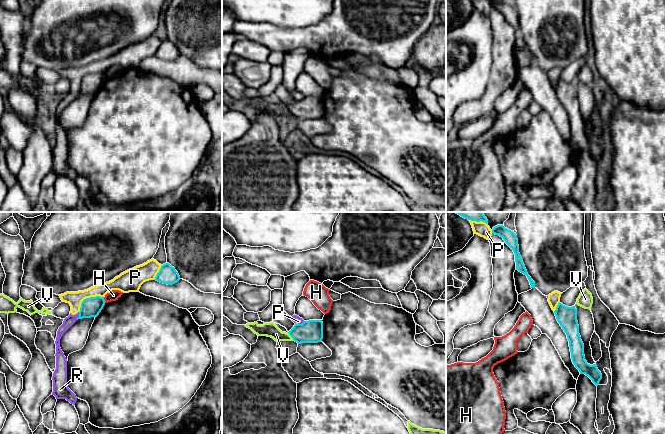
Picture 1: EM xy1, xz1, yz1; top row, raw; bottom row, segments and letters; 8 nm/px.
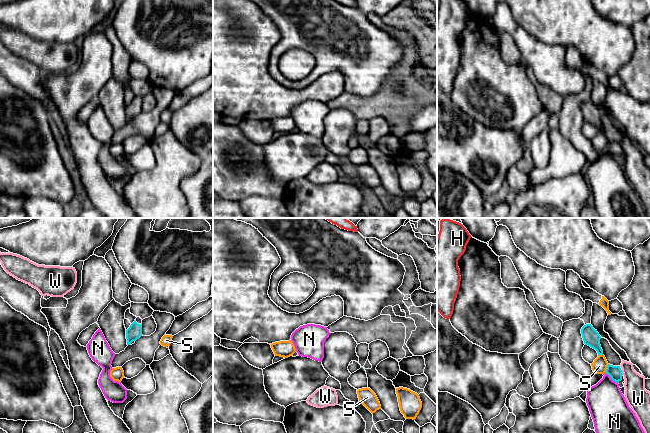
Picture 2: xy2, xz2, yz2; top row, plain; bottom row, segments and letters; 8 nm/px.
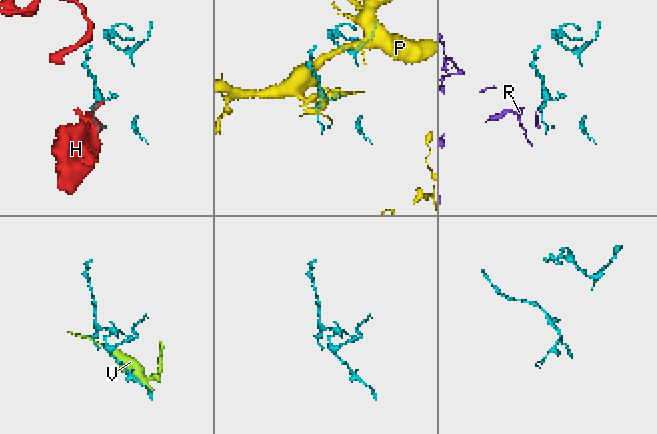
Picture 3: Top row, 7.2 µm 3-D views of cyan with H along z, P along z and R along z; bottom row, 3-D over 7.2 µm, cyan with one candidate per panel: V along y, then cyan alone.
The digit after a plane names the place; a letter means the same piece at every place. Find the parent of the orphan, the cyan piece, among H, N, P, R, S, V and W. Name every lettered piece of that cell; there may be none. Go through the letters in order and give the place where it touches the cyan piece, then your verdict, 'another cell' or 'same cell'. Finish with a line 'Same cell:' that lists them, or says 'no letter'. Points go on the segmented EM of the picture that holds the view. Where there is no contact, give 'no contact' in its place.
H: contact xy1 (104, 300); another cell
N: contact yz2 (611, 378); another cell
P: contact xy1 (87, 298); another cell
R: contact xy1 (79, 316); another cell
S: contact yz2 (607, 368); another cell
V: contact xz1 (290, 335); another cell
W: contact yz2 (621, 372); another cell
Same cell: no letter

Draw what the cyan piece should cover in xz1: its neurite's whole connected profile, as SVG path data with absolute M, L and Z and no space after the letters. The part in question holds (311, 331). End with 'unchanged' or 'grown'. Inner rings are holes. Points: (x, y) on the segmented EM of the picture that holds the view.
M322 320L304 321L302 324L295 324L288 333L298 344L322 342L323 322Z; unchanged

